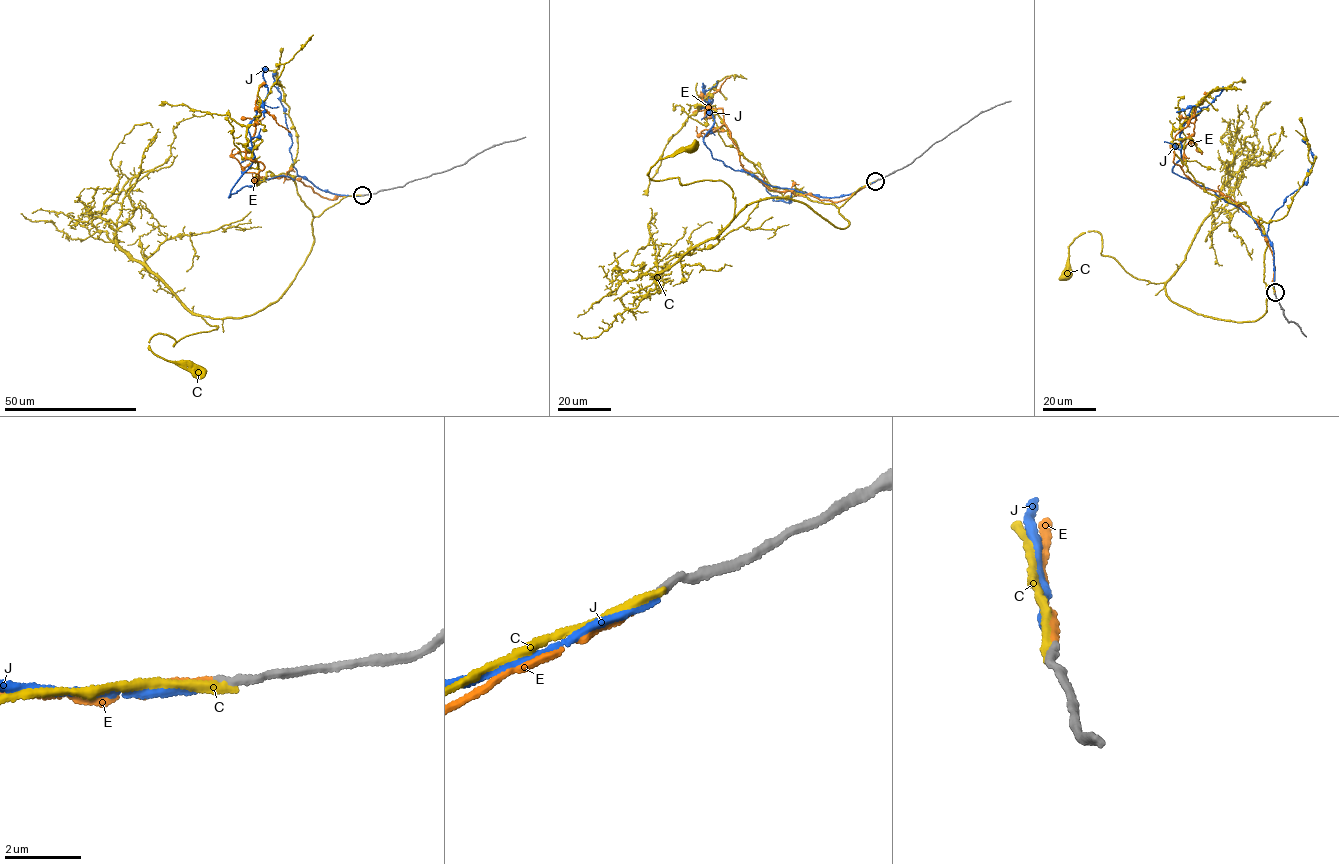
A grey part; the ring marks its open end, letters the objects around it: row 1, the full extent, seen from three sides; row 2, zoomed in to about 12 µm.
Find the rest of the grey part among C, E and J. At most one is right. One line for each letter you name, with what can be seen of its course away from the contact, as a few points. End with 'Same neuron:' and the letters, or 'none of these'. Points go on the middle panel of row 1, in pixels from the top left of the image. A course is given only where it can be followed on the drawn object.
E: it runs (875, 181), (837, 202), (771, 190), (743, 167), (721, 108), (704, 118), (730, 77)
Same neuron: E

